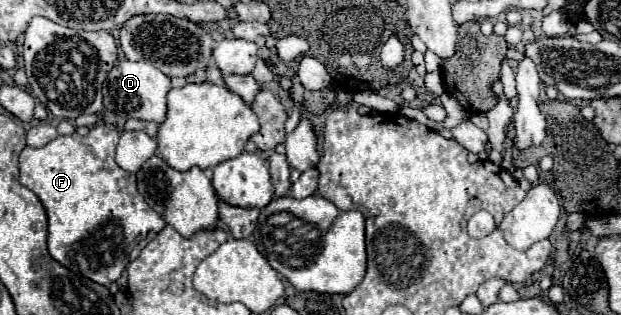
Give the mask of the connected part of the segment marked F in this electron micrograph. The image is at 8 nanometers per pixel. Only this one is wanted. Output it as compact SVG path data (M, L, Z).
M95 125L85 137L59 135L45 147L25 147L19 155L19 181L39 197L47 211L49 255L99 285L121 277L135 239L165 227L163 217L137 191L135 175L117 167L113 159L117 141L119 133L113 125Z

